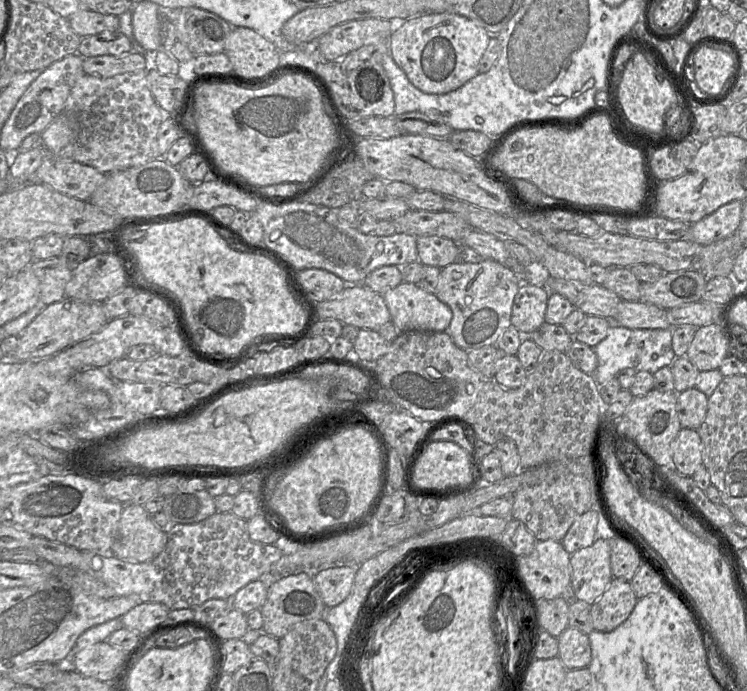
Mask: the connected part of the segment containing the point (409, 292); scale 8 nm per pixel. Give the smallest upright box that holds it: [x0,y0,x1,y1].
[383,281,453,332]

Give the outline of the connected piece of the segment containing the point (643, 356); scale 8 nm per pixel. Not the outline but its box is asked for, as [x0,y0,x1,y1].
[594,323,676,385]

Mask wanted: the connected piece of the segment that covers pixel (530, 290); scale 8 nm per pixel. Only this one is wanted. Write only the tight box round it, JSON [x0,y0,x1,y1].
[511,282,549,334]

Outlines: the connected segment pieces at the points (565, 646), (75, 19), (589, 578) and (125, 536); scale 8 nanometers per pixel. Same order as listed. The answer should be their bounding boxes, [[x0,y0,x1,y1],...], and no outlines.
[[557,626,592,671],[66,8,120,37],[570,538,613,605],[111,504,168,562]]

